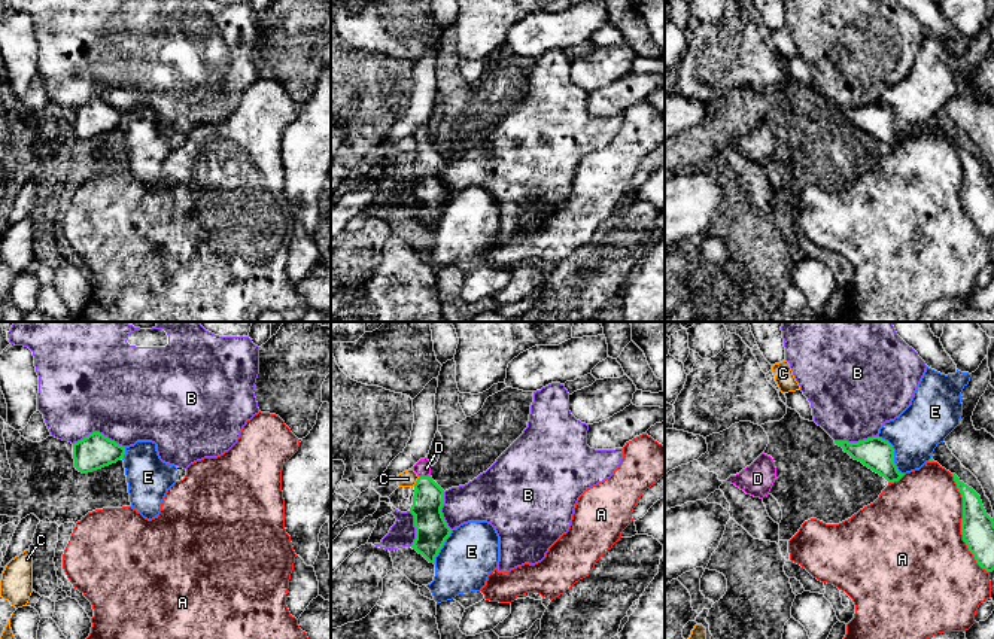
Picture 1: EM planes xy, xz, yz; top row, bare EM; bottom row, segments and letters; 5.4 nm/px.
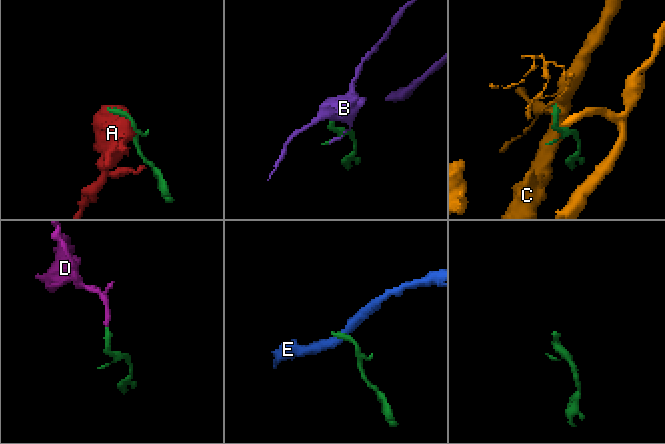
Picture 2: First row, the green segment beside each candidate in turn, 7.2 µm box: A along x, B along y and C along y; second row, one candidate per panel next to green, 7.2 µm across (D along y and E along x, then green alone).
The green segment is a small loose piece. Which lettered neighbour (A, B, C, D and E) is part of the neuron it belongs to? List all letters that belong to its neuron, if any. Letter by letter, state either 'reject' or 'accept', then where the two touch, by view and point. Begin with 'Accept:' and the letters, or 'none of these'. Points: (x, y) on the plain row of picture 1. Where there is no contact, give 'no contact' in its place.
Accept: D
A: reject; contact yz (961, 191)
B: reject; contact xy (99, 99)
C: reject; contact xz (416, 148)
D: accept; contact xz (423, 143)
E: reject; contact yz (893, 119)

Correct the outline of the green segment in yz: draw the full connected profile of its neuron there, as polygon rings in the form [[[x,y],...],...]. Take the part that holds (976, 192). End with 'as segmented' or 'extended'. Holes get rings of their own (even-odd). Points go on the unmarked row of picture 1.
[[[952,140],[963,164],[961,201],[976,229],[987,238],[994,237],[994,185],[991,185],[981,162],[955,140]]]; as segmented

